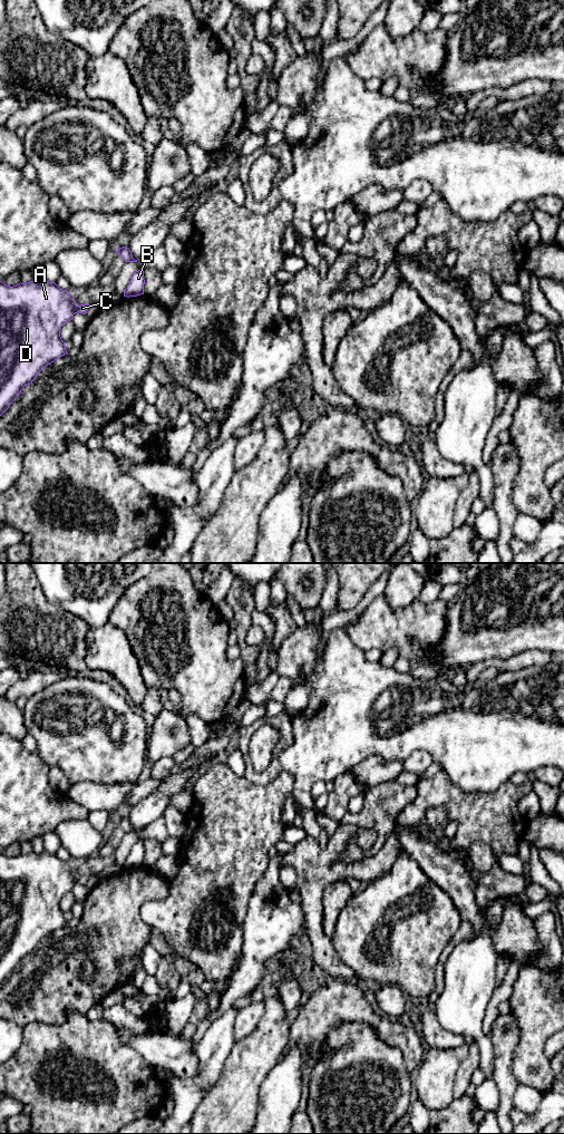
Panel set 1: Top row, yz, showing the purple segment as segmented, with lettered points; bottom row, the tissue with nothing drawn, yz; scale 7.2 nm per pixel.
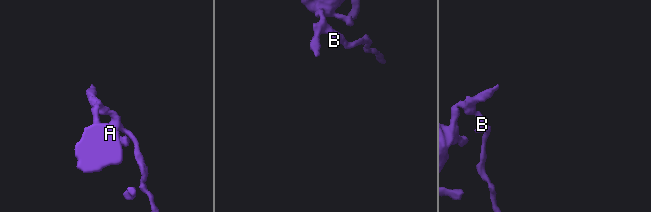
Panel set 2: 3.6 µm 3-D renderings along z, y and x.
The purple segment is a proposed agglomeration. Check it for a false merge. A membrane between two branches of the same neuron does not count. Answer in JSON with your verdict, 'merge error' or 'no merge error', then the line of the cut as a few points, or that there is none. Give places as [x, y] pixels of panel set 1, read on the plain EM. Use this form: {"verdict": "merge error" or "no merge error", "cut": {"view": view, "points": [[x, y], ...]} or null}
{"verdict": "no merge error", "cut": null}

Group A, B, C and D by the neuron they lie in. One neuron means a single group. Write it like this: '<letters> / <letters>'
A B C D

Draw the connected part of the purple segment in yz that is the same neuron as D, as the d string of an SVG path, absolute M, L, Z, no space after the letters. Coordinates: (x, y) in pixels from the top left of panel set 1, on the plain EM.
M0 852L0 987L21 965L23 958L36 950L39 942L67 924L60 900L75 884L86 885L88 879L89 875L77 876L68 862L60 860L55 853L30 852L9 857Z

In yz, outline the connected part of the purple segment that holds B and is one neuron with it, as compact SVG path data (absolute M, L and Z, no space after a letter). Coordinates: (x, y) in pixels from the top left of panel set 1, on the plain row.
M138 841L132 847L129 855L124 862L124 868L137 868L144 865L144 841Z

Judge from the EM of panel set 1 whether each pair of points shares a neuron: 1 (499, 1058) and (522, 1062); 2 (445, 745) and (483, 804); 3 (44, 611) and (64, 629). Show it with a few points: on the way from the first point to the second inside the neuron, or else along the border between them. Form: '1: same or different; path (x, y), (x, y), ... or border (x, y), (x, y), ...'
1: different; border (518, 1035), (512, 1062), (512, 1074), (517, 1083)
2: different; border (451, 779), (467, 792), (494, 792), (501, 786)
3: same; path (48, 616), (59, 627)

